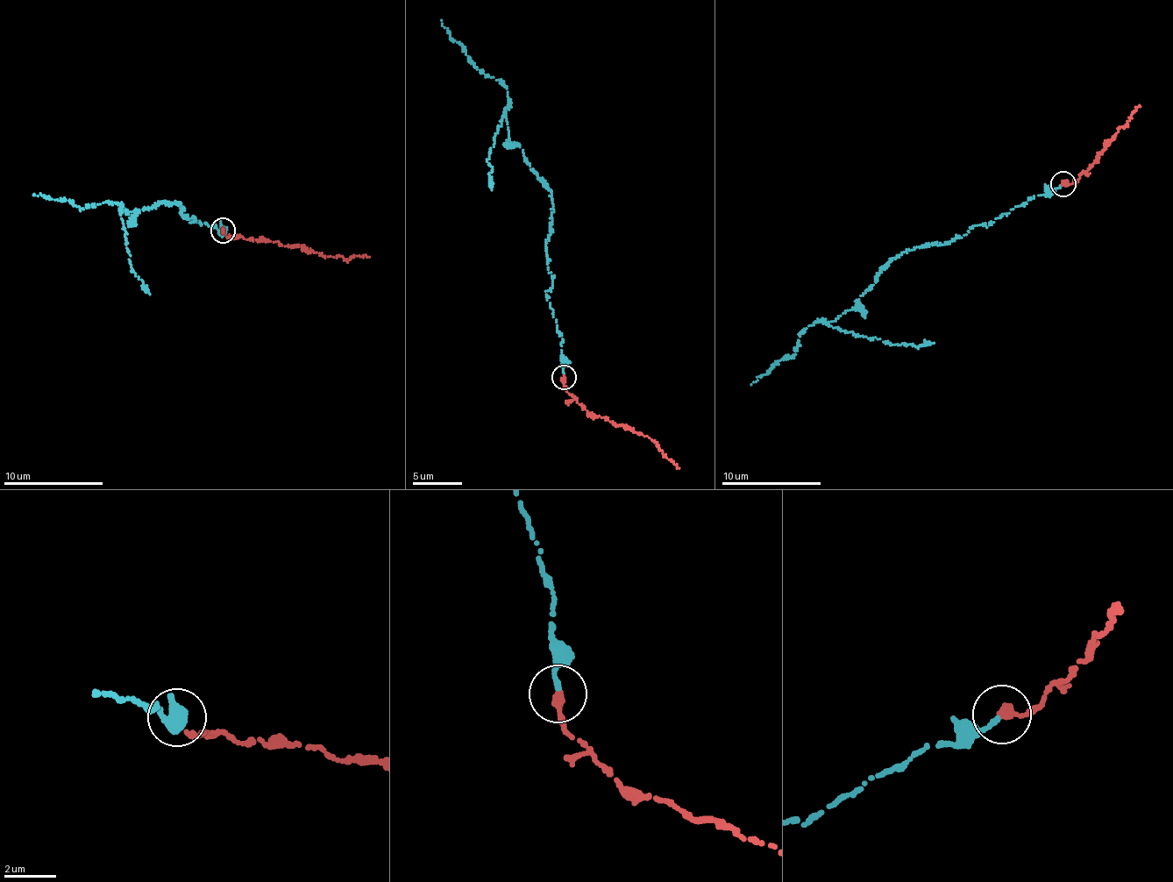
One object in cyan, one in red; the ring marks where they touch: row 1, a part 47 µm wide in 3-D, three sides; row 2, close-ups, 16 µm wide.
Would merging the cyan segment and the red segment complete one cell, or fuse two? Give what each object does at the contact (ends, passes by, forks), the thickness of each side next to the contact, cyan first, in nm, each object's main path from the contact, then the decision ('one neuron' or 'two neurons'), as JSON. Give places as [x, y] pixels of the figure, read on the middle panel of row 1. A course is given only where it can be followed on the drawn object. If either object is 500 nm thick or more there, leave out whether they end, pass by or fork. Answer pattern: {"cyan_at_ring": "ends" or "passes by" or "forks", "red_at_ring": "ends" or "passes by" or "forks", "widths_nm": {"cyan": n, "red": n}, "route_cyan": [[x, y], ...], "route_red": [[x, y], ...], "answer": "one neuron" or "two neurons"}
{"cyan_at_ring": "ends", "red_at_ring": "ends", "widths_nm": {"cyan": 220, "red": 320}, "route_cyan": [[564, 375], [562, 338], [546, 294], [551, 191], [508, 139], [507, 88], [477, 67], [441, 20]], "route_red": [[565, 376], [564, 388], [587, 410], [647, 436], [678, 468]], "answer": "one neuron"}

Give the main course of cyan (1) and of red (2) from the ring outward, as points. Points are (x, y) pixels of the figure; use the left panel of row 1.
1: (223, 231), (190, 221), (174, 201), (128, 213), (115, 203), (82, 208), (33, 195)
2: (223, 229), (227, 238), (256, 239), (330, 256), (369, 257)

